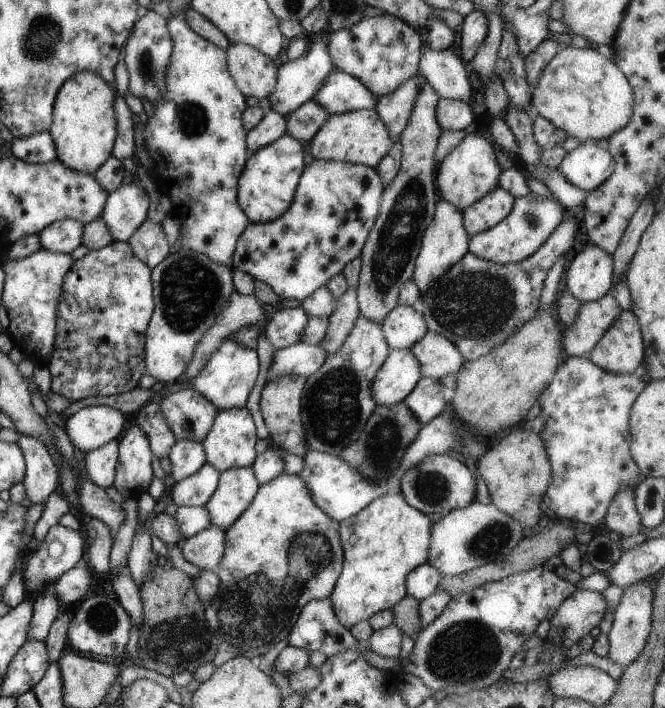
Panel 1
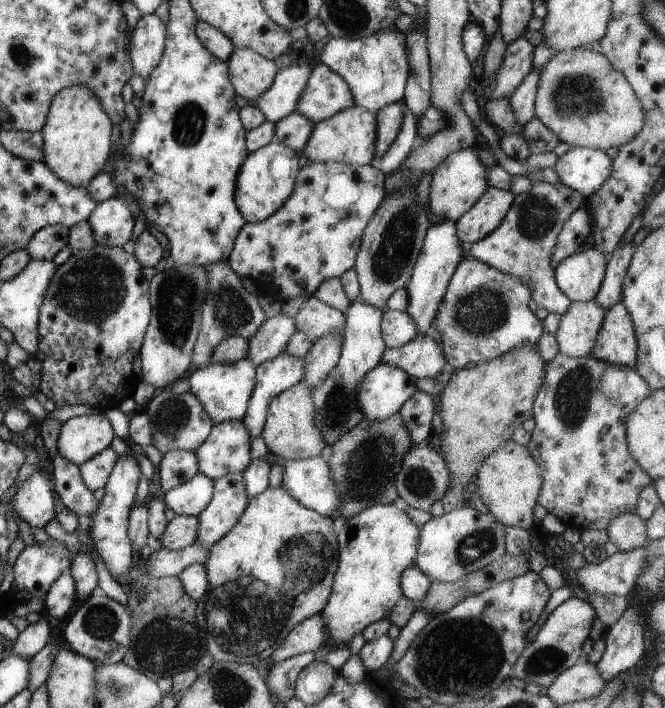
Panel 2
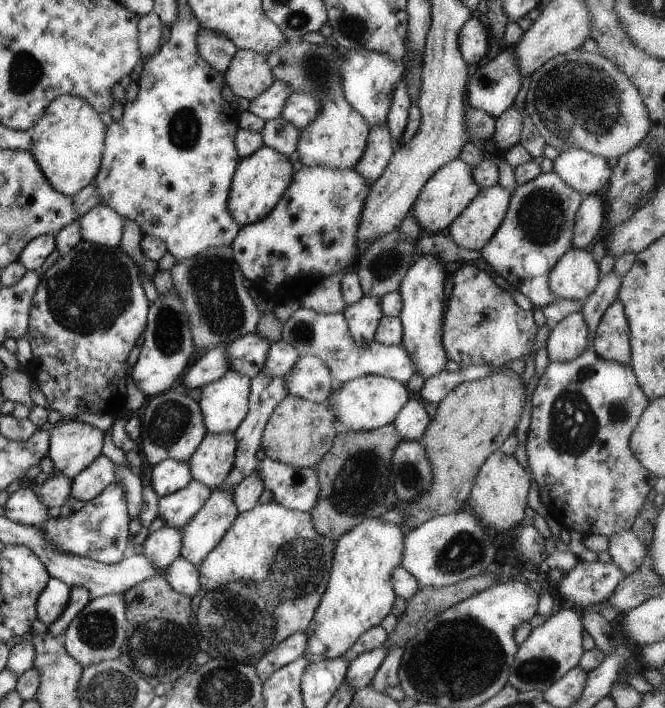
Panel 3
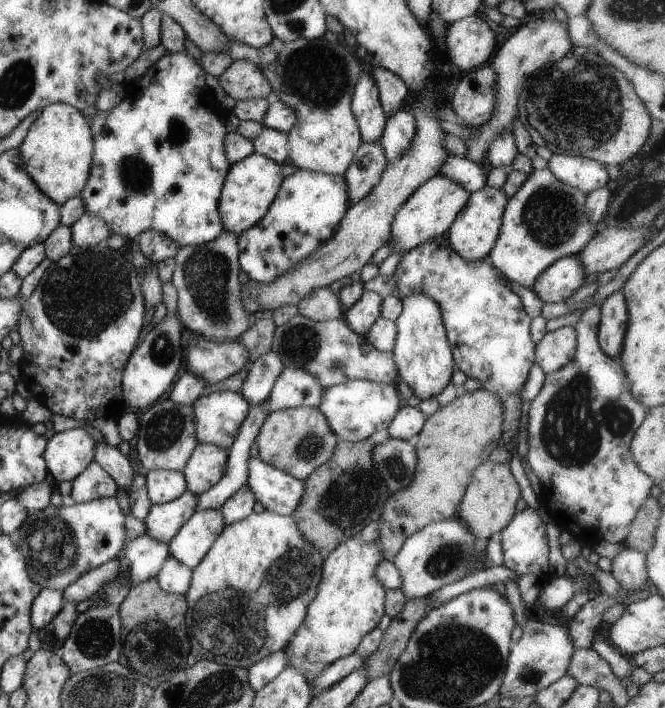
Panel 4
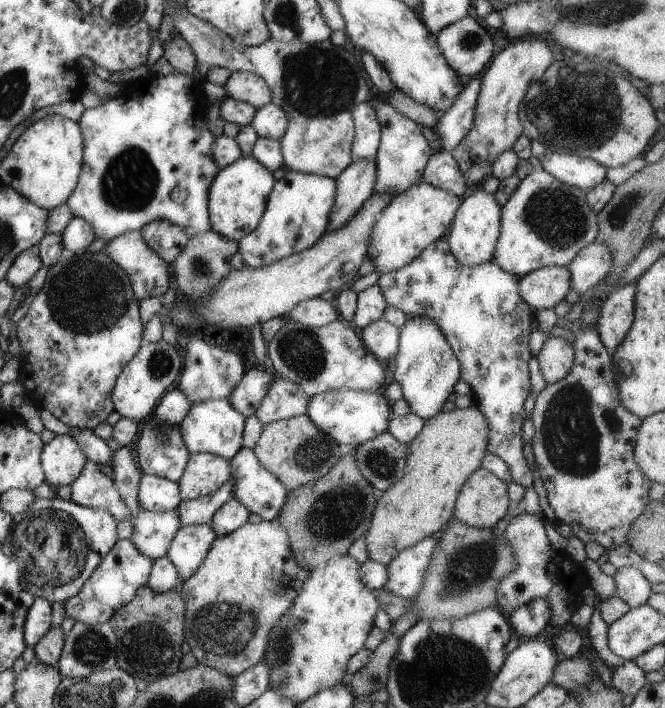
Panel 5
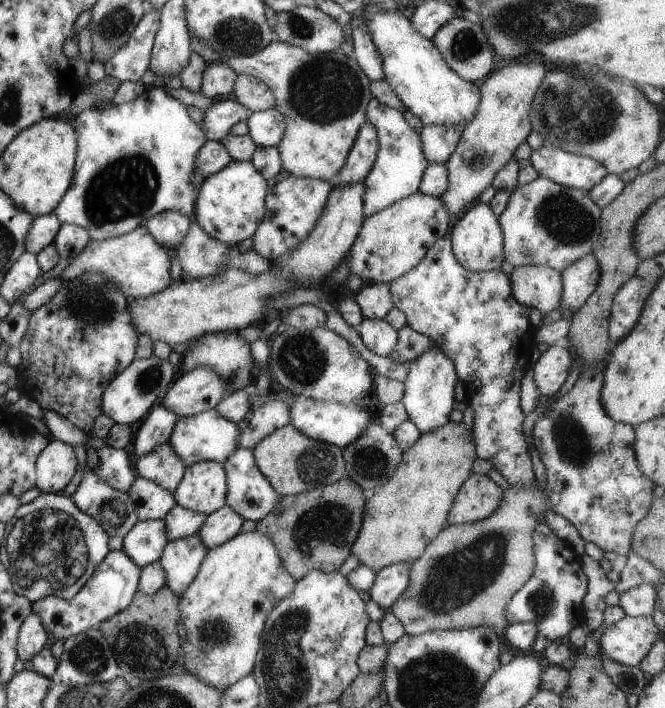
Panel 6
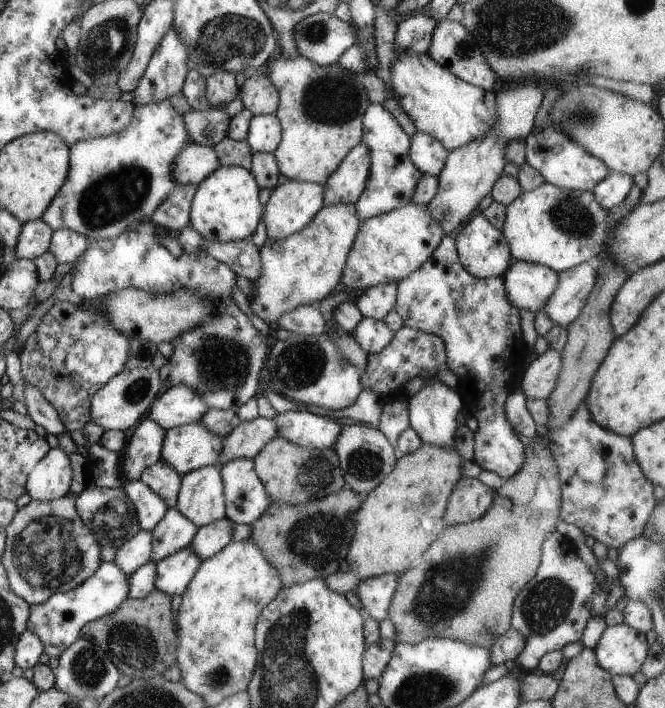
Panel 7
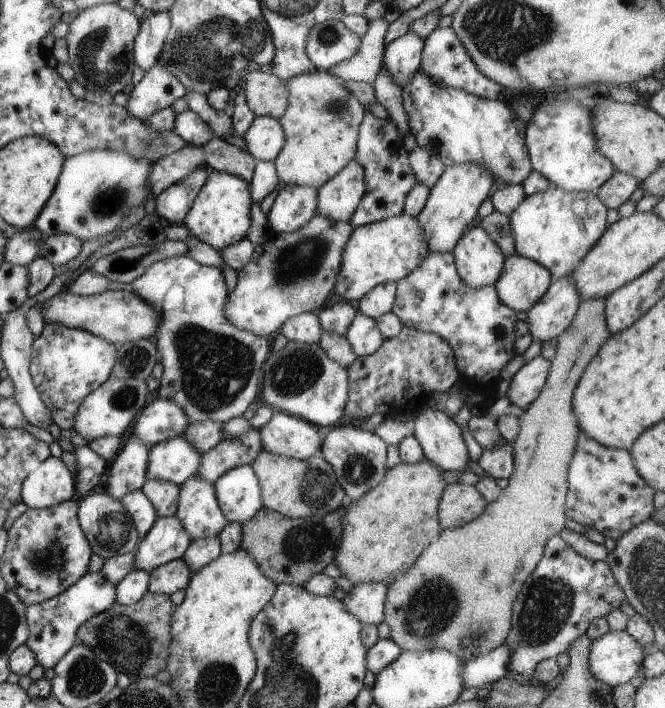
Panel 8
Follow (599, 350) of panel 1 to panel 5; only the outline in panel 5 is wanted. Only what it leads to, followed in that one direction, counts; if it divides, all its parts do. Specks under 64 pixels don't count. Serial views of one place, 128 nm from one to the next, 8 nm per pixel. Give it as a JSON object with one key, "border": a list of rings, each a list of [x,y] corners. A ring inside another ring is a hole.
{"border":[[[636,282],[620,286],[603,300],[599,308],[598,335],[611,356],[622,344],[634,323],[635,293]]]}

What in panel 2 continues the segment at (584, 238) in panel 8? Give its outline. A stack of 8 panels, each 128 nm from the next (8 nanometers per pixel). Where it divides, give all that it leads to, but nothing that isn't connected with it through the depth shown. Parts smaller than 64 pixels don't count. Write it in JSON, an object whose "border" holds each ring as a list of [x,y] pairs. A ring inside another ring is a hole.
{"border":[[[542,181],[532,183],[529,191],[515,195],[510,210],[498,228],[475,242],[467,251],[470,257],[507,275],[530,280],[531,299],[537,302],[539,309],[562,316],[572,302],[554,282],[551,259],[564,223],[579,209],[581,202],[587,202],[587,198],[562,182],[555,185]]]}

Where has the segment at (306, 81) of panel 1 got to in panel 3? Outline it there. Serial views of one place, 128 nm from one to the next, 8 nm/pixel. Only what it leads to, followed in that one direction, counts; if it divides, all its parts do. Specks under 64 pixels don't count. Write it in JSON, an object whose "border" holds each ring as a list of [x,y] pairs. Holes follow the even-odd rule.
{"border":[[[276,79],[268,90],[250,101],[248,111],[259,116],[264,122],[270,119],[278,119],[283,104],[292,92],[294,92],[294,89],[284,84],[284,81]]]}

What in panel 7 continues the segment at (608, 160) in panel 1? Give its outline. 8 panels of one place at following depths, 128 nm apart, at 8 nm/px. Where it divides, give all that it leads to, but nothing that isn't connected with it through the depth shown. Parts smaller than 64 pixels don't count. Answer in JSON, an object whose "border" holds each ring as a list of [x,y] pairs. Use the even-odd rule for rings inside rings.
{"border":[[[533,130],[526,138],[527,163],[542,174],[546,183],[569,191],[591,191],[611,171],[604,161],[590,154],[578,141],[566,133]]]}

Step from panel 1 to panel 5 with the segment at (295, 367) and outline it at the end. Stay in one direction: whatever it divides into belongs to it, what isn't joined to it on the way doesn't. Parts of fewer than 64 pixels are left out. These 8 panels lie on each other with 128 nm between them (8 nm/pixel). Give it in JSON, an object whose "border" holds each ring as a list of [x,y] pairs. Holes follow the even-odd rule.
{"border":[[[232,473],[216,492],[180,502],[177,507],[178,514],[180,514],[180,524],[182,526],[205,524],[211,520],[216,514],[216,510],[234,496],[234,486],[236,486],[236,478]]]}

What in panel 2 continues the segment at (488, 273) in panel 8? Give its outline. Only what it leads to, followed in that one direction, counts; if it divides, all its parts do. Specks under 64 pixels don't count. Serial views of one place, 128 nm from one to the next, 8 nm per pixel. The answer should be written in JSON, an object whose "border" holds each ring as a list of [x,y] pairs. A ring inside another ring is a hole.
{"border":[[[488,186],[480,200],[455,221],[458,238],[465,250],[498,228],[514,199],[515,194],[511,190]]]}

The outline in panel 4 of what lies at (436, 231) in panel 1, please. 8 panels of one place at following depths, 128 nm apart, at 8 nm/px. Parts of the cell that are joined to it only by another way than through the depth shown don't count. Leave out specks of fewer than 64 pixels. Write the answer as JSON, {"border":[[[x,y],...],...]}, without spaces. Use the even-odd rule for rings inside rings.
{"border":[[[412,293],[403,300],[402,314],[395,323],[397,337],[392,353],[400,378],[421,401],[438,396],[450,384],[456,370],[440,307],[424,293]]]}

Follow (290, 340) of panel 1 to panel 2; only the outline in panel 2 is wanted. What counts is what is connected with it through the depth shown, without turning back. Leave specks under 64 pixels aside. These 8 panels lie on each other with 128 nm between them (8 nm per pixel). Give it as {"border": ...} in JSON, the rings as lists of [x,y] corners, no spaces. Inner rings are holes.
{"border":[[[280,314],[266,319],[260,328],[247,339],[246,358],[257,368],[259,364],[282,353],[289,338],[296,331],[295,318]]]}

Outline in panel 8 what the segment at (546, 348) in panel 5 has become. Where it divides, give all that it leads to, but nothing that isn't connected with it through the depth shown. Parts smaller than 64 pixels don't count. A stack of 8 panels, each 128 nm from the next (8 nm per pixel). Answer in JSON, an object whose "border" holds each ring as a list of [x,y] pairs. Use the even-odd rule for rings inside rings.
{"border":[[[542,356],[536,357],[530,362],[525,363],[515,375],[508,381],[510,386],[507,388],[506,397],[508,403],[516,404],[520,408],[527,408],[529,404],[532,404],[538,395],[541,394],[543,384],[546,384],[547,374],[549,373],[551,362],[545,360]]]}

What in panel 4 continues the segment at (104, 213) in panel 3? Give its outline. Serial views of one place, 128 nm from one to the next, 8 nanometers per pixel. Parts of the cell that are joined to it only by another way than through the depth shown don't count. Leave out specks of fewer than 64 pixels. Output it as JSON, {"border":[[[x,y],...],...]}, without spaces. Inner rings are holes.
{"border":[[[88,211],[84,212],[69,227],[71,228],[73,244],[77,247],[97,245],[100,241],[106,241],[114,234],[101,218]]]}

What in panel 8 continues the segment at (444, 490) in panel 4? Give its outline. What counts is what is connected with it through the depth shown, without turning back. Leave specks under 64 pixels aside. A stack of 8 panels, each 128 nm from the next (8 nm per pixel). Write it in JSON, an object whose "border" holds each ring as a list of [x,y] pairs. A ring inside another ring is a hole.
{"border":[[[426,458],[413,465],[401,462],[389,469],[380,484],[343,506],[345,511],[341,518],[342,538],[339,540],[339,548],[332,563],[341,570],[341,582],[346,587],[366,582],[389,586],[416,562],[422,551],[438,539],[442,532],[438,509],[442,491],[447,486],[441,475],[444,471]]]}

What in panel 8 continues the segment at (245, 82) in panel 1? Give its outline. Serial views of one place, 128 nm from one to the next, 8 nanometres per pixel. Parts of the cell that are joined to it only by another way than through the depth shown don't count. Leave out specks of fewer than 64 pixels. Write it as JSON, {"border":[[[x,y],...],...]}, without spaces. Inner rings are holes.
{"border":[[[261,70],[247,74],[245,82],[250,110],[257,117],[280,119],[289,103],[287,82]]]}

